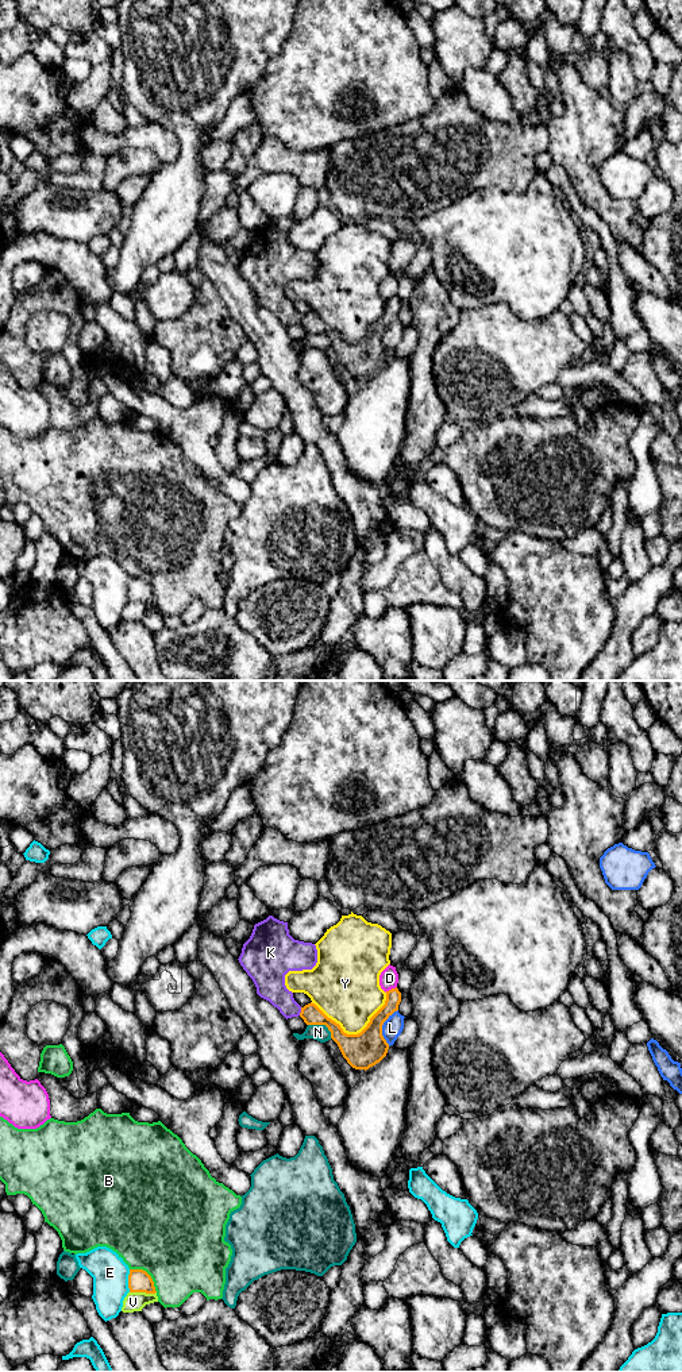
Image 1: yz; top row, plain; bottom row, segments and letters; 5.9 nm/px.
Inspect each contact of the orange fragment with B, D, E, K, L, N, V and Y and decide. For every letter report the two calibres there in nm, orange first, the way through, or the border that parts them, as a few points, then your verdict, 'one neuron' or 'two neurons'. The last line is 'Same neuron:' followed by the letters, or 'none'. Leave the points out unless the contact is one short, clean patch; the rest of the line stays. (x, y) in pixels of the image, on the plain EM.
B: 140/500 nm | two neurons
D: 100/110 nm | two neurons
E: 140/220 nm | two neurons
K: 120/180 nm | along yz (301, 316), (299, 323) | two neurons
L: 220/120 nm | two neurons
N: 180/100 nm | two neurons
V: 140/110 nm | two neurons
Y: 220/360 nm | two neurons
Same neuron: none

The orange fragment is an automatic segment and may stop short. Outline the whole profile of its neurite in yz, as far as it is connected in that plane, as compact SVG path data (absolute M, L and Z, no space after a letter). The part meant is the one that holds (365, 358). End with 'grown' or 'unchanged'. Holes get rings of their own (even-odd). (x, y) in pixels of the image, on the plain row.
M397 296L386 300L385 313L358 343L344 342L339 332L328 327L312 311L301 316L300 325L307 334L325 334L347 371L355 378L366 379L379 371L388 362L389 352L382 344L382 334L398 319L400 311L401 301Z | unchanged

